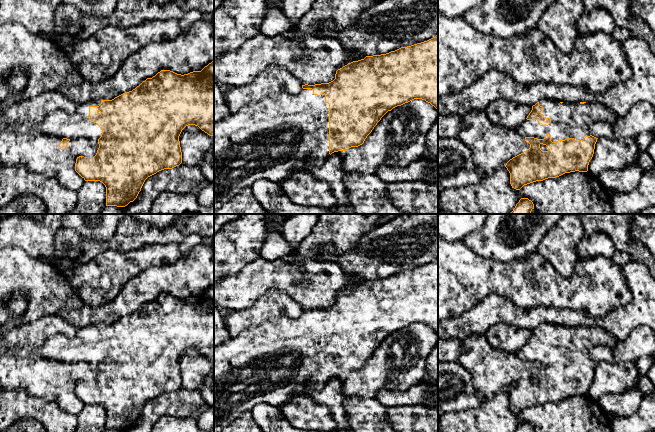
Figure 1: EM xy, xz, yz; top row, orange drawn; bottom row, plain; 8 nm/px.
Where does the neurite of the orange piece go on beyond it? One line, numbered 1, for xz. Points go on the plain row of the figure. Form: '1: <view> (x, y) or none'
1: xz (267, 363)

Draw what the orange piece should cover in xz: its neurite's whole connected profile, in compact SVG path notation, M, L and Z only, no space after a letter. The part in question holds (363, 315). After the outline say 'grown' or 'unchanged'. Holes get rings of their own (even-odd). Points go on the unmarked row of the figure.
M438 259L427 265L401 271L386 278L366 280L364 283L353 285L338 293L335 298L335 303L329 307L302 309L302 314L298 318L291 318L284 315L276 317L273 320L265 321L262 324L248 328L237 336L231 337L228 341L214 346L214 432L220 432L242 413L251 411L251 409L258 404L266 403L279 407L283 405L293 393L304 393L305 384L312 389L320 390L332 377L346 375L351 371L362 369L367 360L388 335L414 323L425 324L438 334Z | grown

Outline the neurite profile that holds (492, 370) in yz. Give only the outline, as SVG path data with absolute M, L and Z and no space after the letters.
M486 334L468 335L461 343L458 362L469 371L475 389L485 399L489 399L497 392L505 390L510 383L530 372L530 368L525 365L525 361L518 357L516 353L507 353L494 348L487 341Z

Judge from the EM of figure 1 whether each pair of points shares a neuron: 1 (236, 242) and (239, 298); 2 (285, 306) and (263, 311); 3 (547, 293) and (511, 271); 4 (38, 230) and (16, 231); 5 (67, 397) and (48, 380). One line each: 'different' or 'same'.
1: different
2: same
3: same
4: same
5: same

